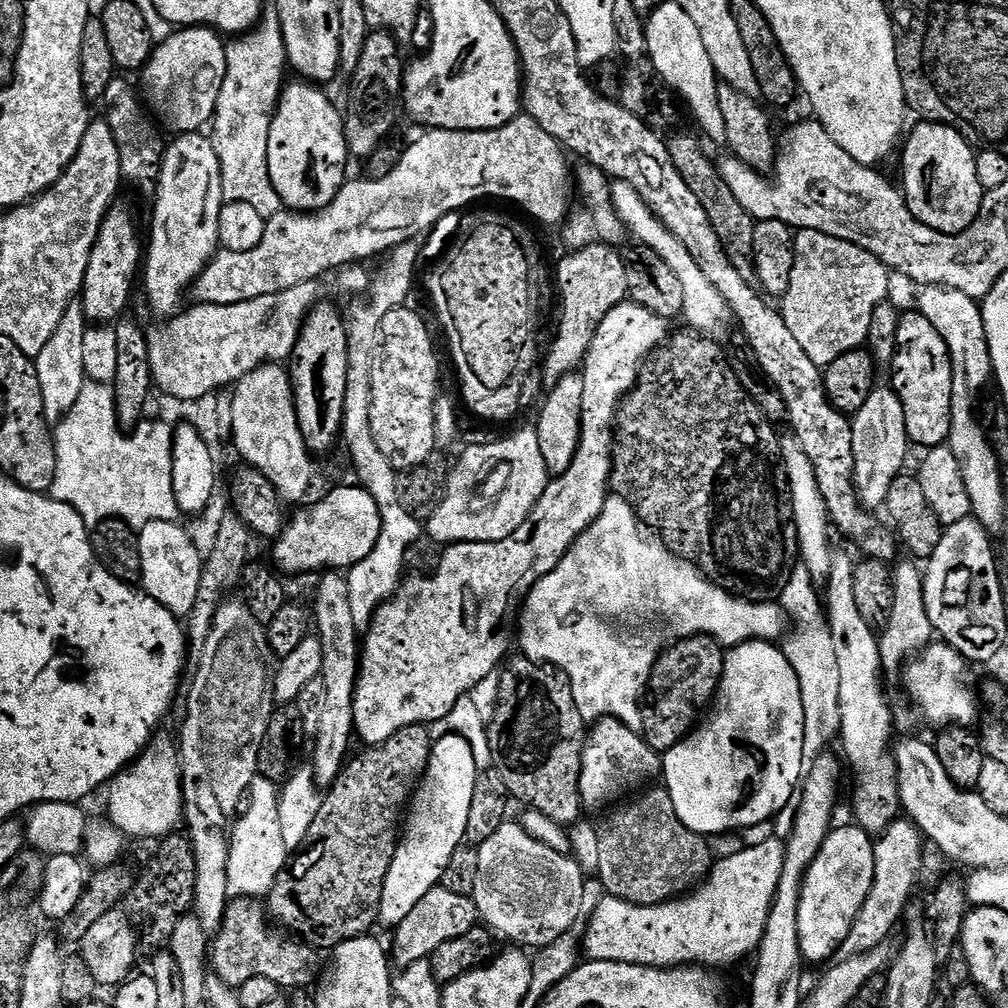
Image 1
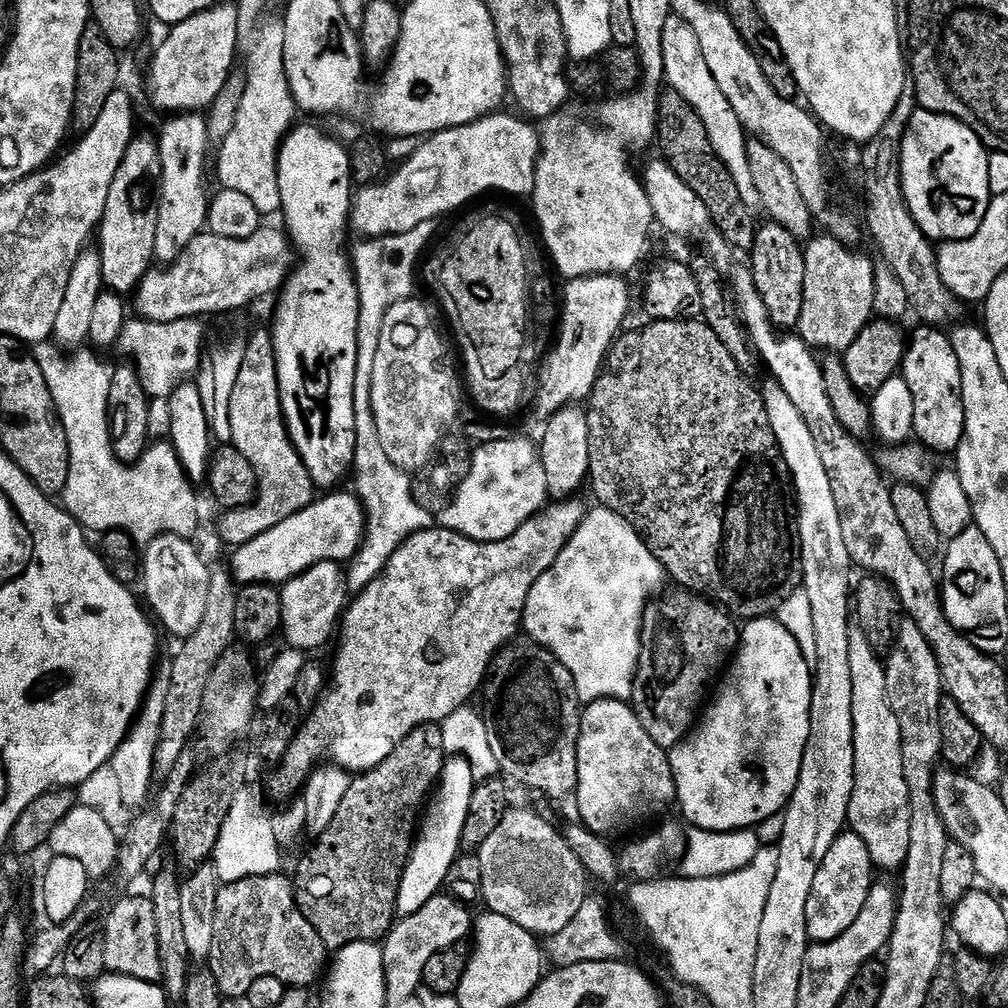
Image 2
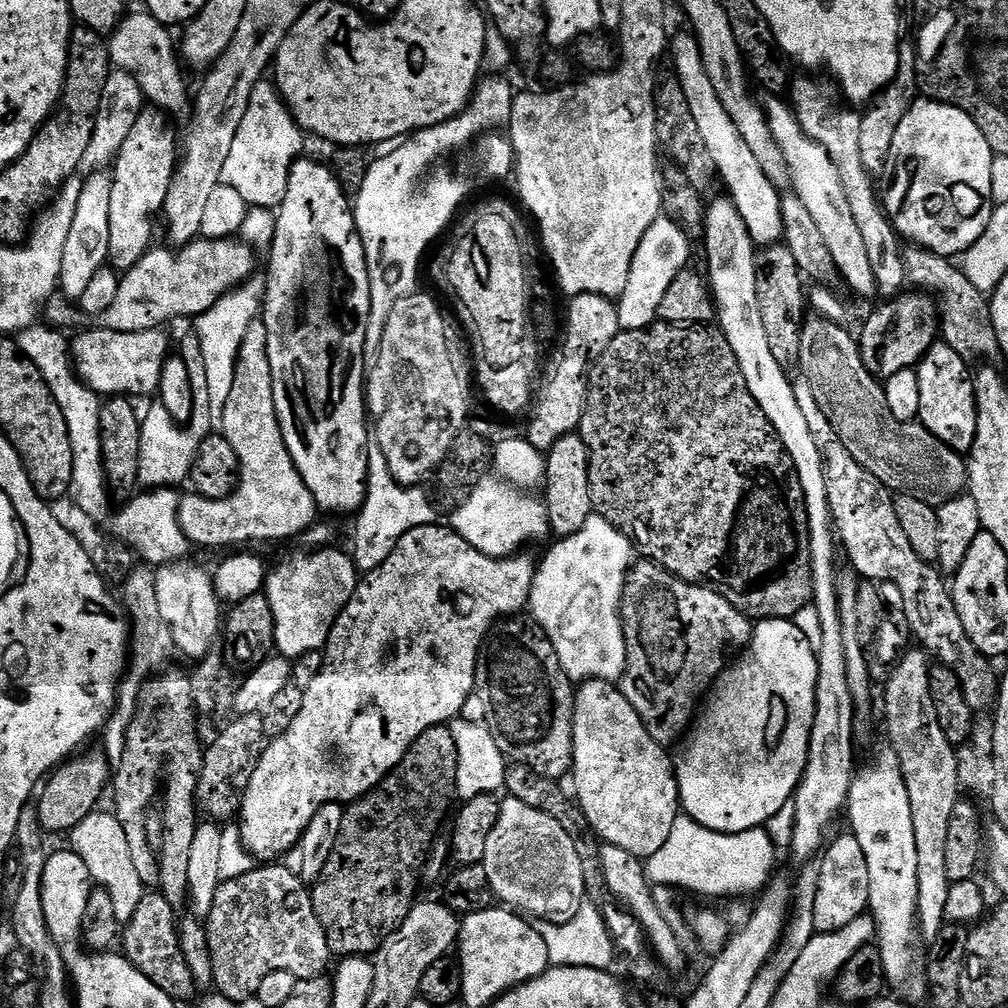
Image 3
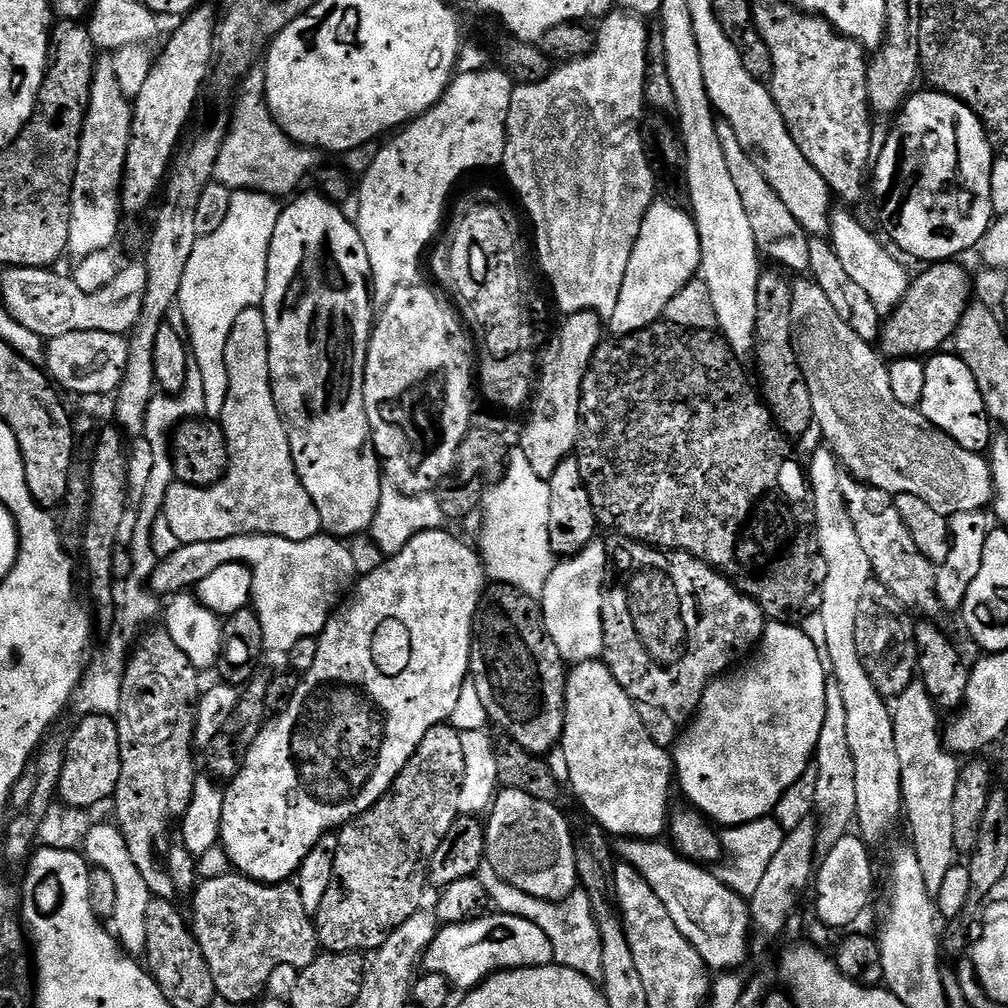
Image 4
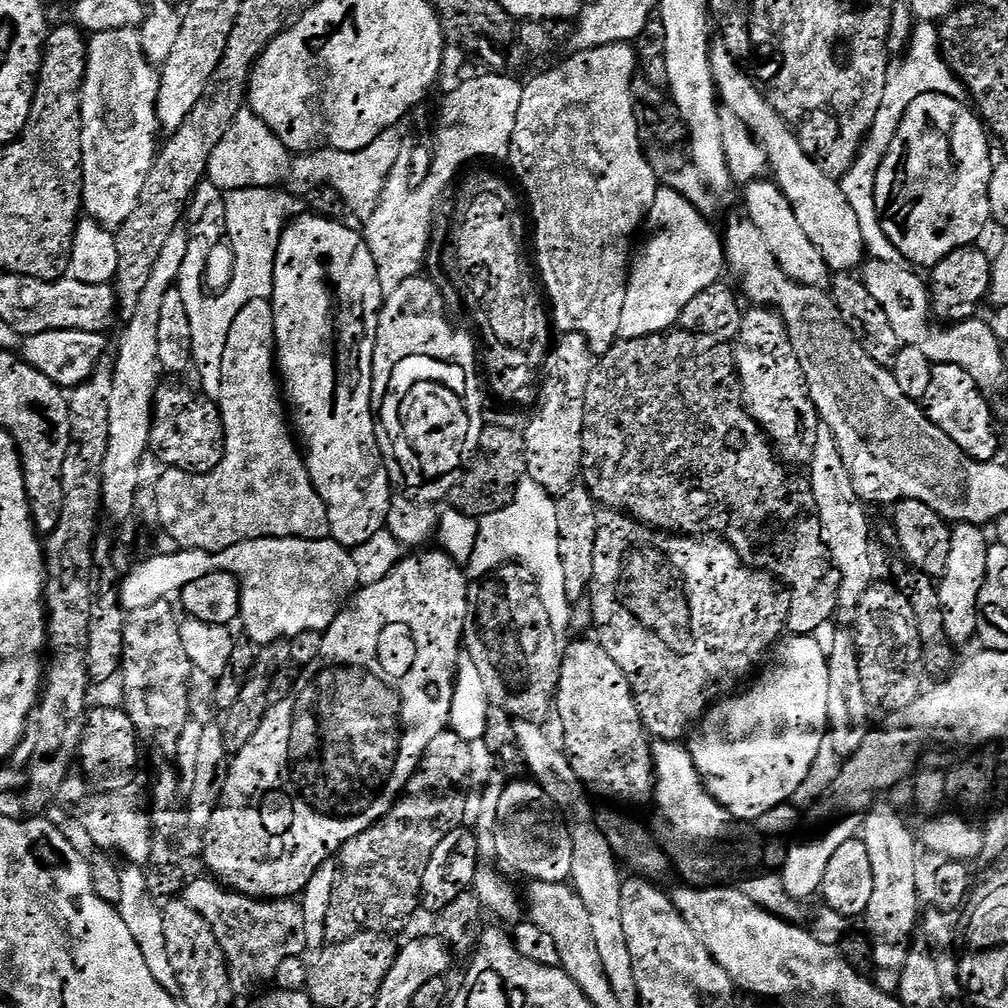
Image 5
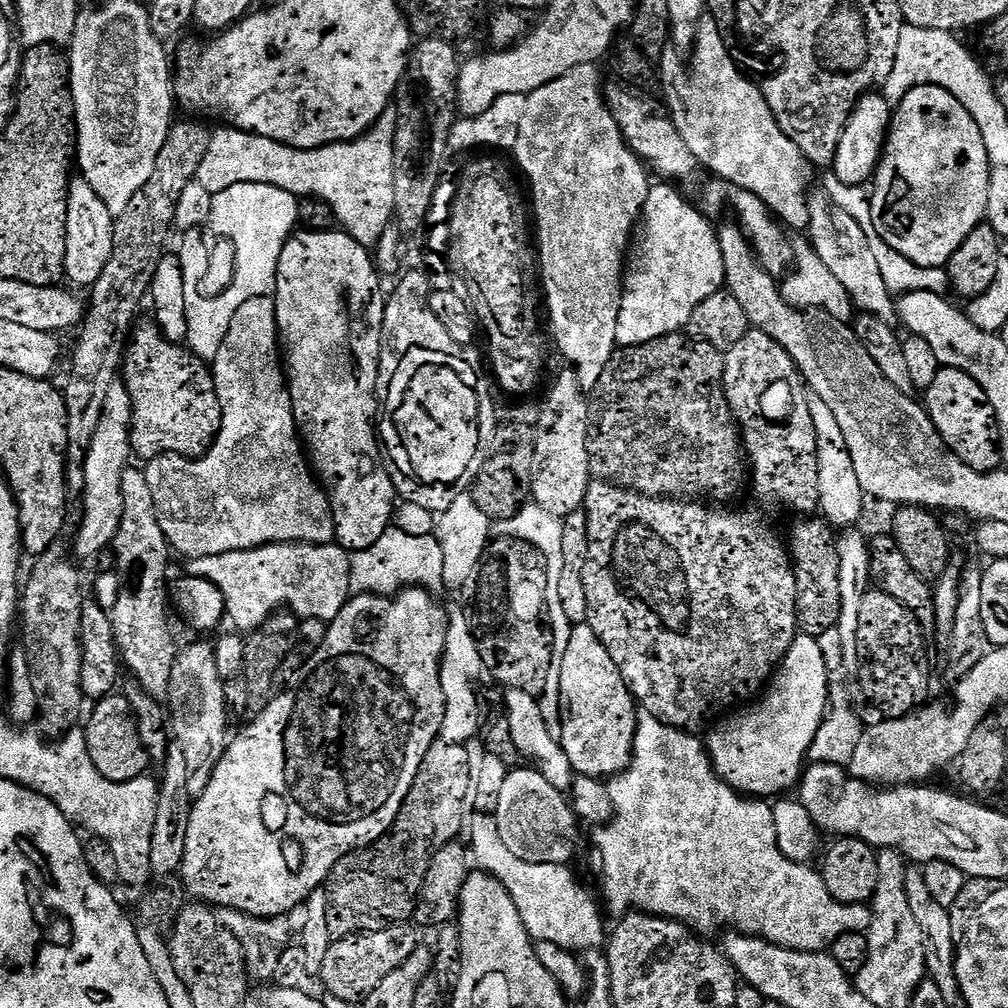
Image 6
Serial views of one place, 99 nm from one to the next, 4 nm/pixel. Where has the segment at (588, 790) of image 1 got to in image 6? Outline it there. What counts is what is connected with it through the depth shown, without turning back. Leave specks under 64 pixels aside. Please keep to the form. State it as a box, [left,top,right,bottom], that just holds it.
[558,623,638,778]

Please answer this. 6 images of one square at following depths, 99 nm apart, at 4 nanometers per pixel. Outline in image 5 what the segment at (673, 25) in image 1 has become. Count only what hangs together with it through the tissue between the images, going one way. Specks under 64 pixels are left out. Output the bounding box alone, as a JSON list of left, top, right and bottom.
[743,178,830,289]

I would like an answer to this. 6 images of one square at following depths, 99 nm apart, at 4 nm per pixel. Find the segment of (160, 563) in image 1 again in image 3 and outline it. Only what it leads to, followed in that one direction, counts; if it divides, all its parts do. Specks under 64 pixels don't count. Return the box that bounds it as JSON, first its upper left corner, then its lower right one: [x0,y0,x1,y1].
[156,562,222,658]

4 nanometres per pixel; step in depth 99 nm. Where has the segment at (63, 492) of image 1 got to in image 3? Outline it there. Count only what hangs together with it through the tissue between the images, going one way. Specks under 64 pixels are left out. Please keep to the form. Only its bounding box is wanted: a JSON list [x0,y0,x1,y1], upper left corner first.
[15,322,194,566]

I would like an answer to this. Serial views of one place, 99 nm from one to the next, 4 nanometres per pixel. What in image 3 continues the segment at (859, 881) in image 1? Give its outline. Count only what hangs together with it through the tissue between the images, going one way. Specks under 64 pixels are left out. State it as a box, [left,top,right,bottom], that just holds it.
[814,834,870,932]

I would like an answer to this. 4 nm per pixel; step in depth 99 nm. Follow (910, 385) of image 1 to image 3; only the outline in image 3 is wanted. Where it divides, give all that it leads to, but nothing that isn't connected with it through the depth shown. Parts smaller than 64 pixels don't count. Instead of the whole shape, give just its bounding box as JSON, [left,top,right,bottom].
[915,342,978,454]

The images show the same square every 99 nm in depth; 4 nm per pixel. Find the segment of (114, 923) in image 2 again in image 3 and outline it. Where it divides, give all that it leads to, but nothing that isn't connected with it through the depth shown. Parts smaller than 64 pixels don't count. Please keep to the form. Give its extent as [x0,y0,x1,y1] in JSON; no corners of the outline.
[122,890,198,1002]

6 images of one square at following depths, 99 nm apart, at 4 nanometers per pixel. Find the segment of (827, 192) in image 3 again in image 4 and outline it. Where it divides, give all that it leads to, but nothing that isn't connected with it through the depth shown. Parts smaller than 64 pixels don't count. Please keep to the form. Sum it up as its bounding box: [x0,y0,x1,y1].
[830,210,910,314]

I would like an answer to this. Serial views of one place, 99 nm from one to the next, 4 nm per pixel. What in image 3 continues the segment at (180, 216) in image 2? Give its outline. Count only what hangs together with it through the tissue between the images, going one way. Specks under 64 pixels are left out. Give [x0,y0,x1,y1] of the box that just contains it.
[108,10,194,118]

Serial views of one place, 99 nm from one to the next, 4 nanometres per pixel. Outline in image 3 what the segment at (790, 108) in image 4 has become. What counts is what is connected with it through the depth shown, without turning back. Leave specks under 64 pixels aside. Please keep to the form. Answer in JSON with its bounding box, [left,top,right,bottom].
[790,80,908,298]

